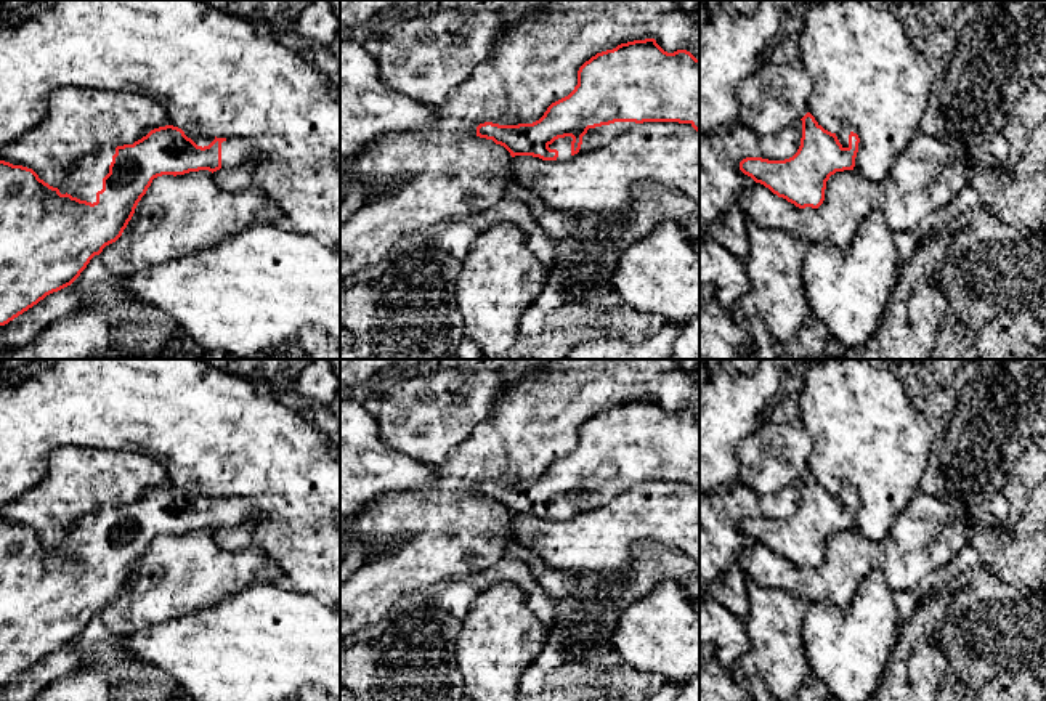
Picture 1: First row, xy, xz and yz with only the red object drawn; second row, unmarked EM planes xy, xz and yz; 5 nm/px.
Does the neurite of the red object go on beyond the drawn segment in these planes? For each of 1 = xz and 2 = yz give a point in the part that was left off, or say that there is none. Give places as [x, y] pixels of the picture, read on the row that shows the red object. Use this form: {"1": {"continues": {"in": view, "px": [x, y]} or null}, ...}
{"1": {"continues": {"in": "xz", "px": [597, 137]}}, "2": {"continues": {"in": "yz", "px": [843, 135]}}}

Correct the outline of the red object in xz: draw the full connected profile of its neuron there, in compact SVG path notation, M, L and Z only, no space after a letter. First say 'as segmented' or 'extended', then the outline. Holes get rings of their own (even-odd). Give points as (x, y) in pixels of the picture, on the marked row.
extended | M655 38L621 43L586 61L578 71L574 90L552 103L539 120L518 125L484 122L476 127L476 136L504 146L512 157L565 162L643 122L679 122L699 132L699 59L690 51L667 53Z

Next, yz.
extended | M810 112L801 120L801 146L793 157L746 157L740 162L740 170L799 209L818 209L829 176L853 170L860 138L853 127L837 133L825 130Z

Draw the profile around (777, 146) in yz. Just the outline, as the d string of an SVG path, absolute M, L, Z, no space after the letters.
M740 120L730 124L725 135L699 136L699 241L711 225L756 181L740 170L746 157L784 160L793 157L802 138L802 120L778 133L759 135Z

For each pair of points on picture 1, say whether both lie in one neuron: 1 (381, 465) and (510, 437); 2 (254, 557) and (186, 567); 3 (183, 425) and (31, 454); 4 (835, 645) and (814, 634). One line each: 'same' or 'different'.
1: different
2: same
3: same
4: same

